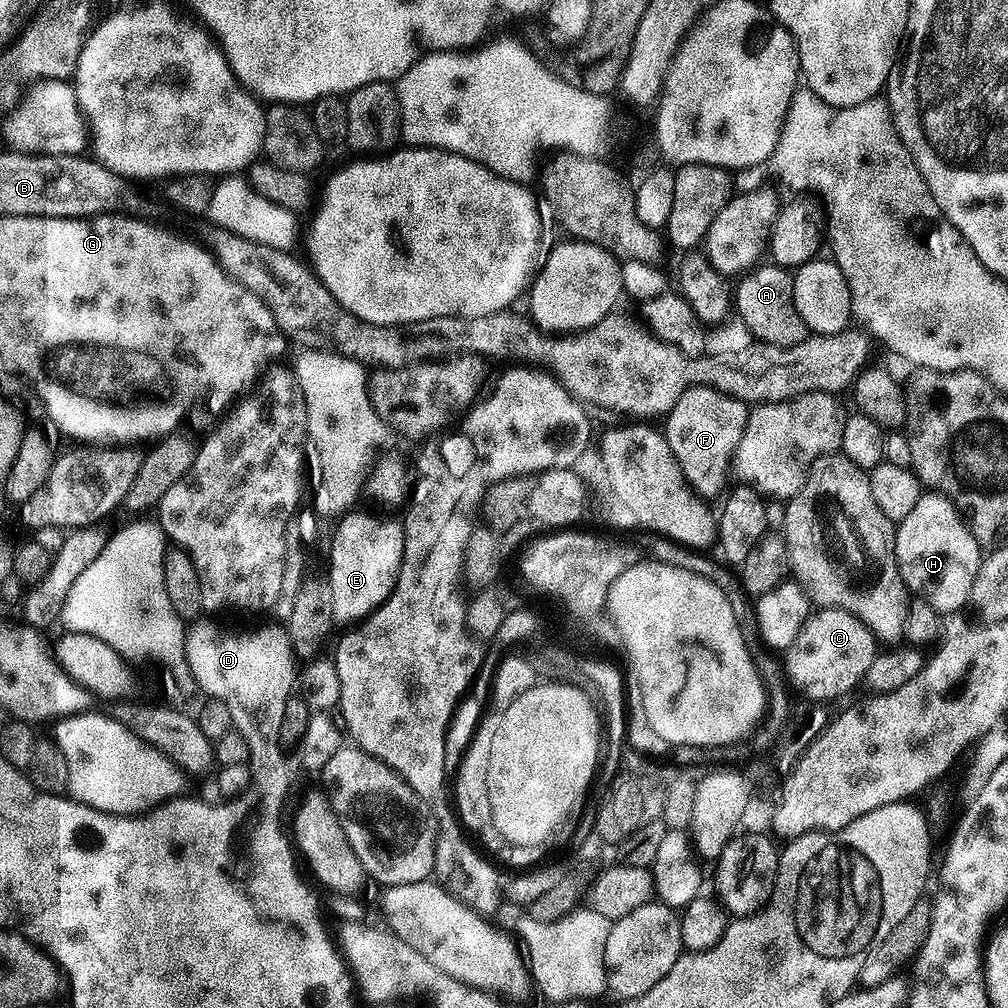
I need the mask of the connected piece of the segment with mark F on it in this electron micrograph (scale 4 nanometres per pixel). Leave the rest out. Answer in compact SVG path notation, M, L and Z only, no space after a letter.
M710 386L688 388L668 411L662 424L664 437L676 456L682 474L697 496L719 497L729 487L728 472L730 476L734 468L736 448L742 442L748 425L749 411L749 405Z

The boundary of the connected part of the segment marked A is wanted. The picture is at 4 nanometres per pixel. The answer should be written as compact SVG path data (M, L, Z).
M771 262L761 263L739 277L740 285L734 288L734 312L748 327L753 341L785 348L802 342L809 335L807 325L795 309L792 277L793 273L789 269Z

